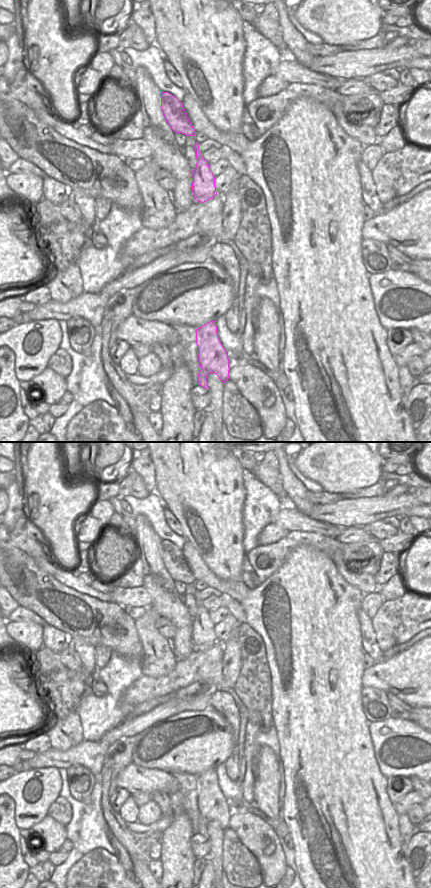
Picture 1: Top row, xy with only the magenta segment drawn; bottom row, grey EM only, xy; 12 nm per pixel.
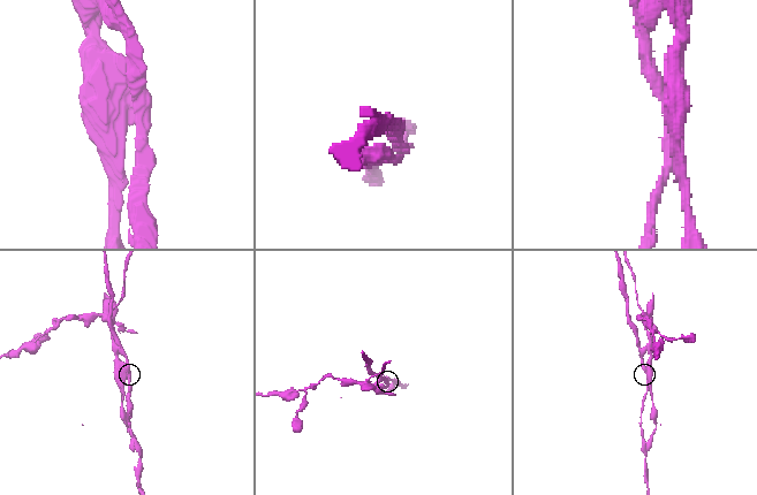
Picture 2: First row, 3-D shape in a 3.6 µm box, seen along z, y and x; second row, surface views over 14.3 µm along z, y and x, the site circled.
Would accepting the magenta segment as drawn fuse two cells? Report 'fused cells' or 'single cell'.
fused cells

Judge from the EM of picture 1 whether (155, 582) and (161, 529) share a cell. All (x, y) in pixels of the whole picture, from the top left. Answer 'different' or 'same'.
different

